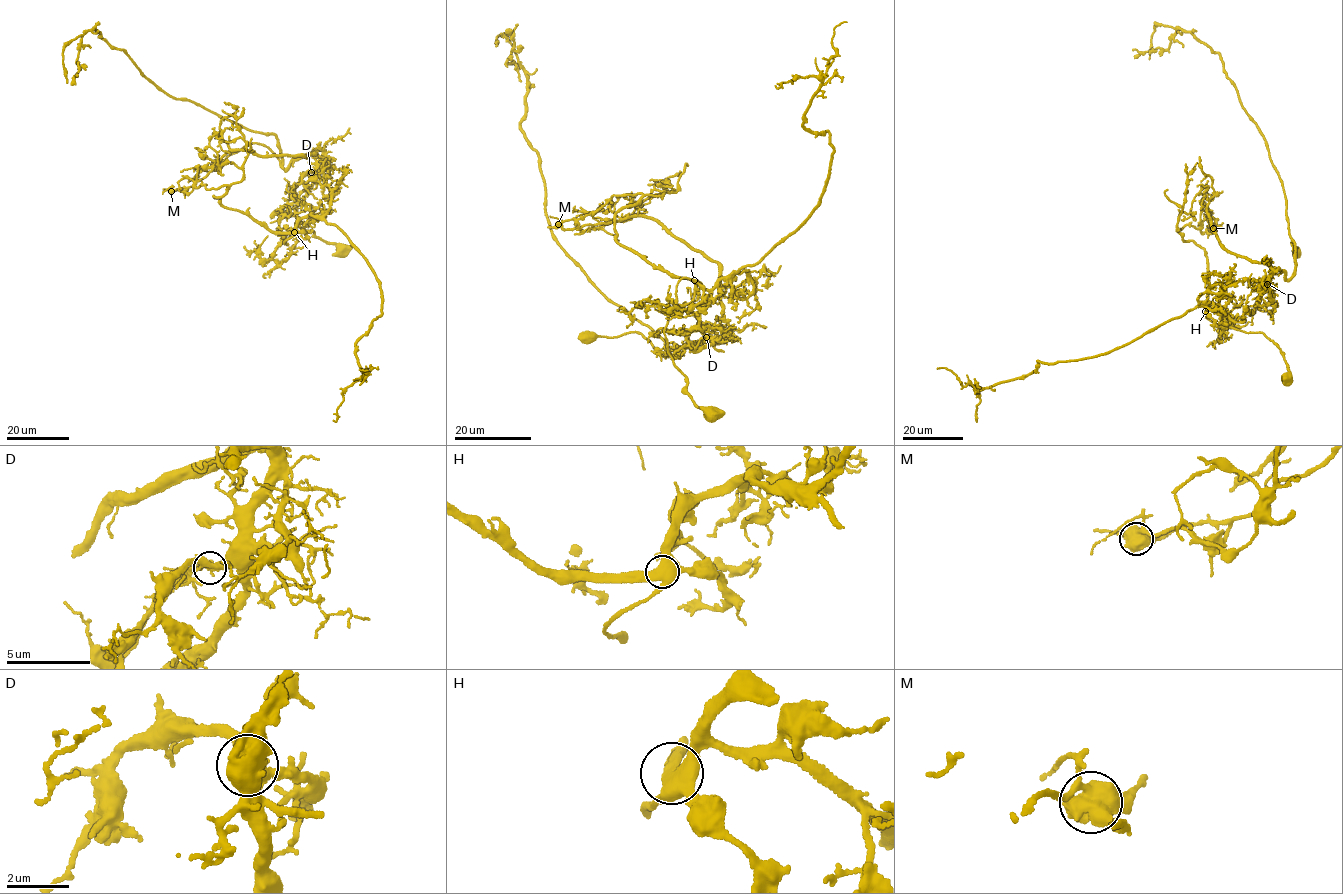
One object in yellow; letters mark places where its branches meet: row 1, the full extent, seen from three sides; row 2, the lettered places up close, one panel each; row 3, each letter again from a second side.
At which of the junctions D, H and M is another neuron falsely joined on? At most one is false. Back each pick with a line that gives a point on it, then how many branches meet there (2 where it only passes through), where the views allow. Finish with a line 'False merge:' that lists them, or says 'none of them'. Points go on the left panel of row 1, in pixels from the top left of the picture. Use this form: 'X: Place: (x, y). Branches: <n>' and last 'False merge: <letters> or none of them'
M: Place: (171, 191). Branches: 4
False merge: M

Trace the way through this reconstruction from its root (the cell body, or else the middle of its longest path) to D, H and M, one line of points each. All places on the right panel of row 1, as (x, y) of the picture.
D: (1287, 376), (1263, 334), (1203, 315), (1205, 251), (1176, 230), (1202, 189), (1219, 244), (1270, 263), (1267, 284)
H: (1287, 376), (1288, 367), (1281, 351), (1263, 334), (1220, 327), (1203, 316), (1205, 311)
M: (1287, 376), (1281, 351), (1263, 334), (1220, 327), (1203, 315), (1209, 292), (1205, 251), (1176, 230), (1213, 228)

